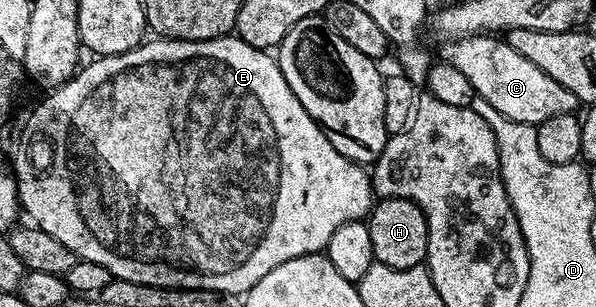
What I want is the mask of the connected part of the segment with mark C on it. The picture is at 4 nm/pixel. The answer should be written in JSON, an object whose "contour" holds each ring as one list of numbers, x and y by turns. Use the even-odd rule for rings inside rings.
{"contour":[[475,34,473,38,458,38,443,43,439,57,443,61,454,64,458,72,466,75,466,80,476,89,476,97,494,104,502,116,510,120,525,122,531,126,539,126,542,120,550,120,550,116,576,114,578,103,574,92,566,92,558,80,546,76,542,68,534,68,530,60,518,56,514,48,510,48,507,40,500,36]]}

